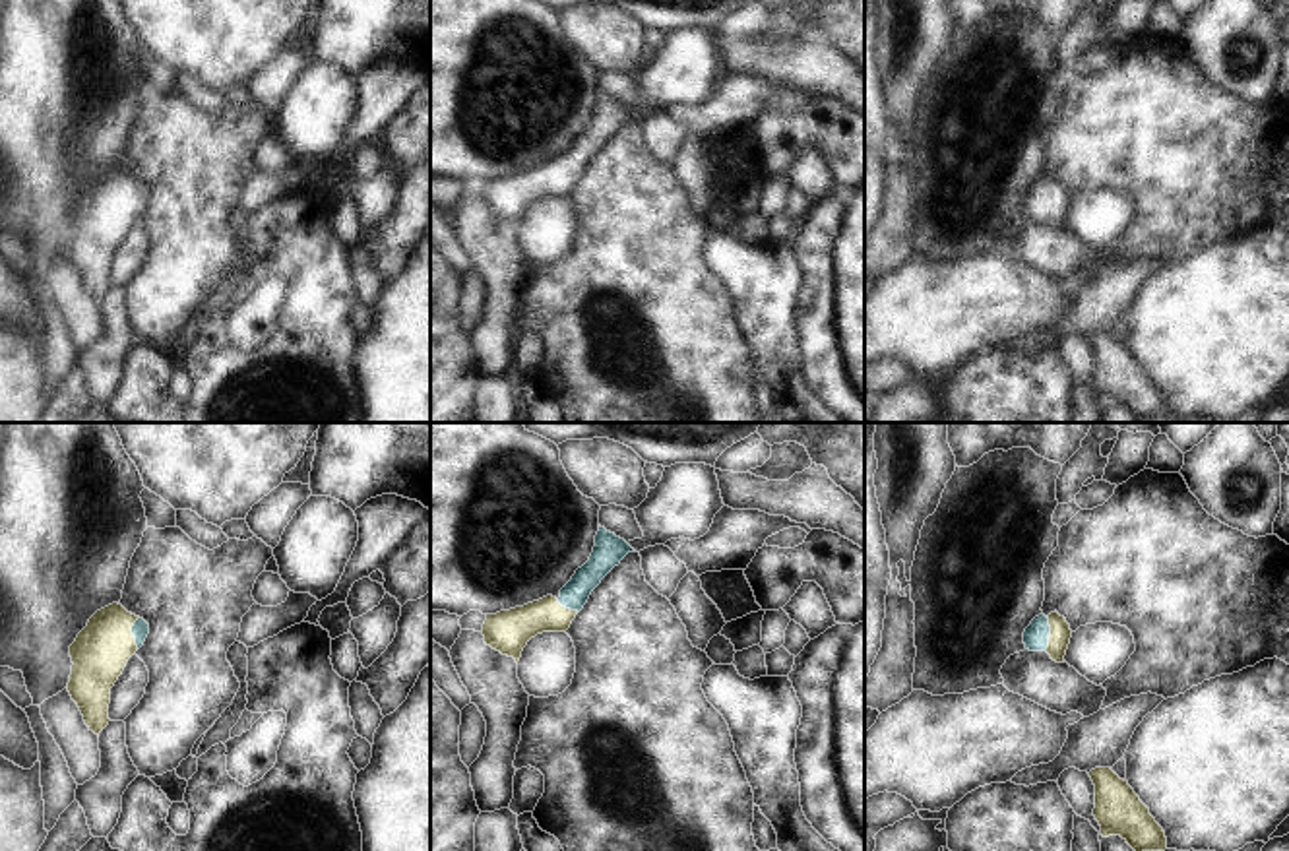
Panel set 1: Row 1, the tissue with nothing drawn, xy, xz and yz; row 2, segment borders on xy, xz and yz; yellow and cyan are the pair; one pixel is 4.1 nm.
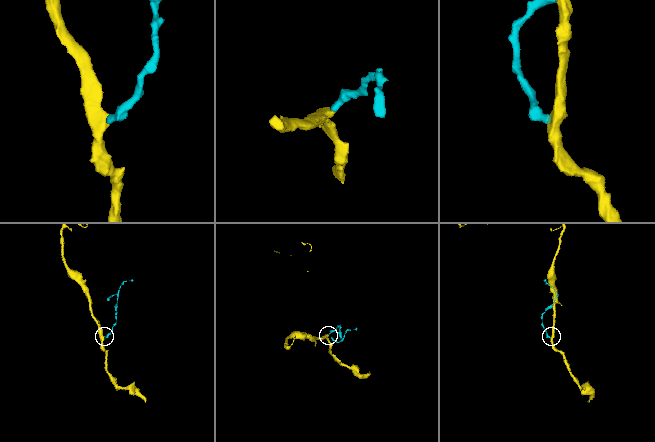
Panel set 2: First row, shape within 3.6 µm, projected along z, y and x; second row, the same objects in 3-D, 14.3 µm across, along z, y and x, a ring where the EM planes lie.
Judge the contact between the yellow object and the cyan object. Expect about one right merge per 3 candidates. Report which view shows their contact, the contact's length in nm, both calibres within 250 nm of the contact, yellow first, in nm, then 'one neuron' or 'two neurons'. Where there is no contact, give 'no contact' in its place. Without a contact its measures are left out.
yz | 140 nm | 90/110 nm | one neuron

